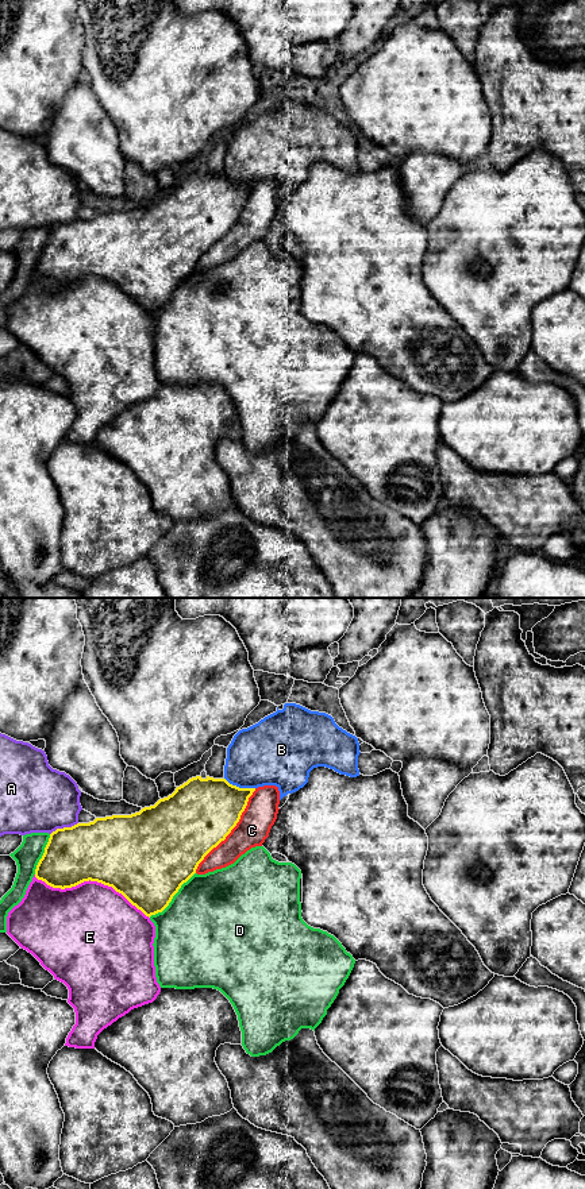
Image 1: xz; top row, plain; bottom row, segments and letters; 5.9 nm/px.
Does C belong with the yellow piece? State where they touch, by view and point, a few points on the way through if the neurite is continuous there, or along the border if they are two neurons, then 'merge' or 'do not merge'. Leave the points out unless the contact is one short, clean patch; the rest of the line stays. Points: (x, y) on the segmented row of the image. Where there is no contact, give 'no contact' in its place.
meets yellow in xz at (230, 832); merge

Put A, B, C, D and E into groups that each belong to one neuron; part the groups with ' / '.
A / B / C / D / E

